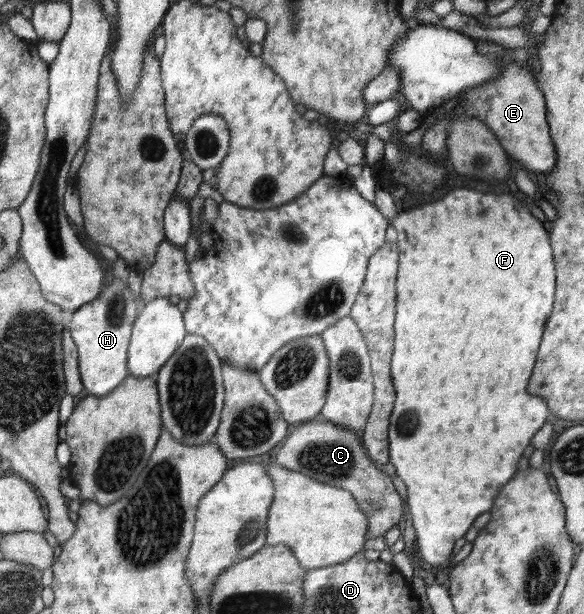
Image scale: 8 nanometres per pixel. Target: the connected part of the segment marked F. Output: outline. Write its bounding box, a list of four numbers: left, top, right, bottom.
[389,189,555,565]

